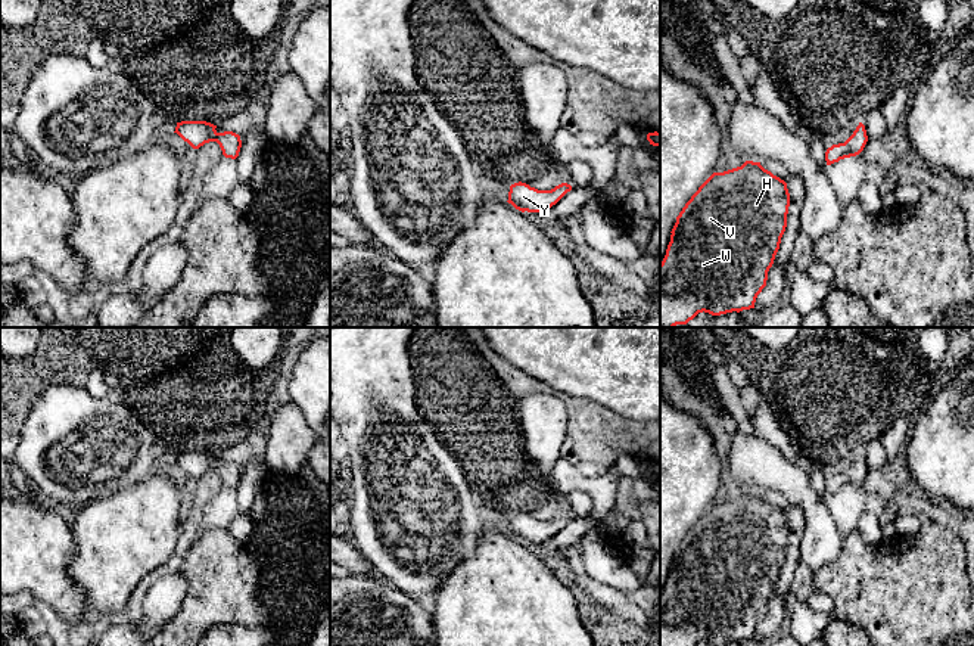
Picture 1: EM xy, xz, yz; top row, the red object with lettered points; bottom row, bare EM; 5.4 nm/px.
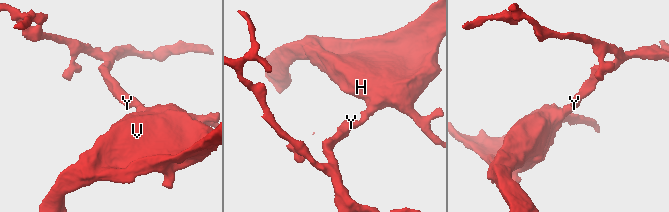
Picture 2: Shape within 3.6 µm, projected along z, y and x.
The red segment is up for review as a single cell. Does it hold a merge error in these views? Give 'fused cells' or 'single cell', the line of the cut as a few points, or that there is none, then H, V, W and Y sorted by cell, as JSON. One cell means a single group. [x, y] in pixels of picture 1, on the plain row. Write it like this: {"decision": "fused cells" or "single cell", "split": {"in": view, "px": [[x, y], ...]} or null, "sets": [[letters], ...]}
{"decision": "single cell", "split": null, "sets": [["H", "V", "W", "Y"]]}

